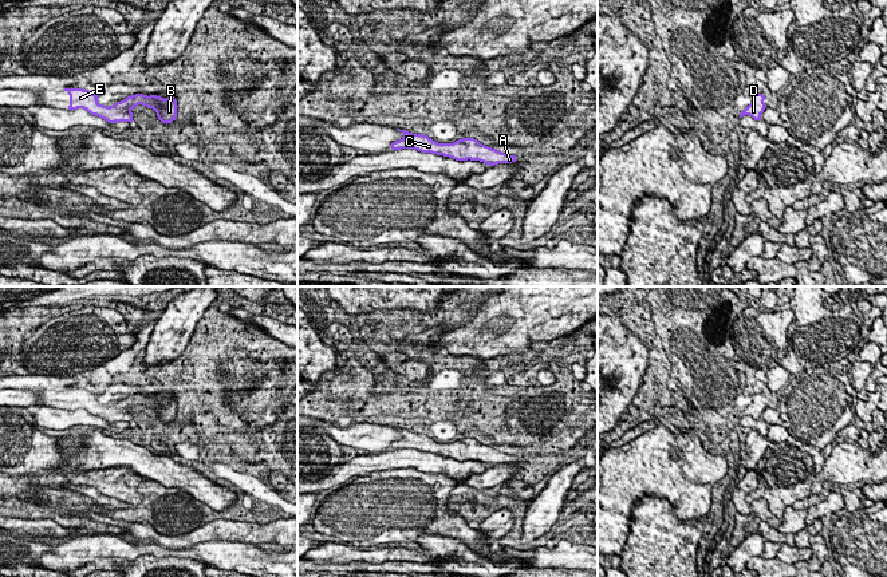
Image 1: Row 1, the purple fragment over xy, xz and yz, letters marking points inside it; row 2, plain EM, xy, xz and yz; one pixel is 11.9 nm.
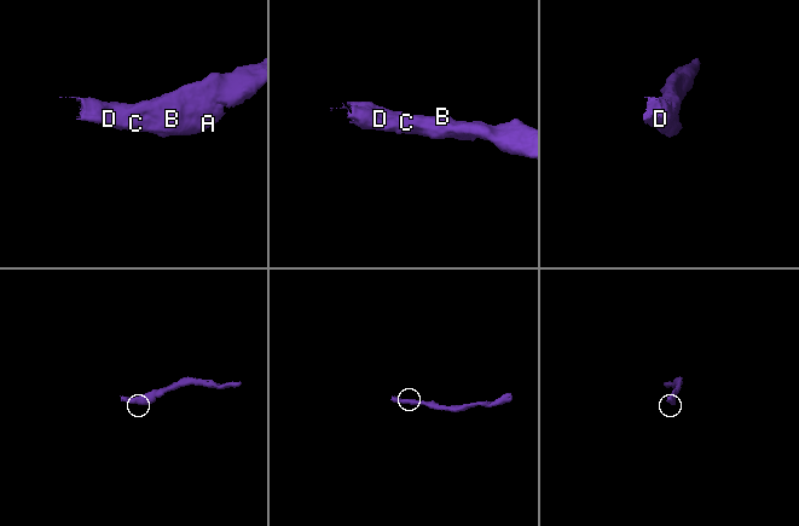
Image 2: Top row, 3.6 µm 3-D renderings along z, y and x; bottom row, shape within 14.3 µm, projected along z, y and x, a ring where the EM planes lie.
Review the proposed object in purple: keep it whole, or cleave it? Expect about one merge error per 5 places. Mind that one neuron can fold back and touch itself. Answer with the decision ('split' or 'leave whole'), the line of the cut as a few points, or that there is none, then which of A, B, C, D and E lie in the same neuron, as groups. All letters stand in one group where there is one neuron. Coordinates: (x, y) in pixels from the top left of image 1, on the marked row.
leave whole; no cut; A B C D E

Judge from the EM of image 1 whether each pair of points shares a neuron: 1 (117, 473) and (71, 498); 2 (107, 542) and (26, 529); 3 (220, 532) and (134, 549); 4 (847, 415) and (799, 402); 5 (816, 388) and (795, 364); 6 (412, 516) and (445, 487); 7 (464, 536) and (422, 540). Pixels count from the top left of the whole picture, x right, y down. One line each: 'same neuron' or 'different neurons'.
1: different neurons
2: different neurons
3: different neurons
4: same neuron
5: different neurons
6: same neuron
7: different neurons

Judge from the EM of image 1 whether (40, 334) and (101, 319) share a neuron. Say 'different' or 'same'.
same

